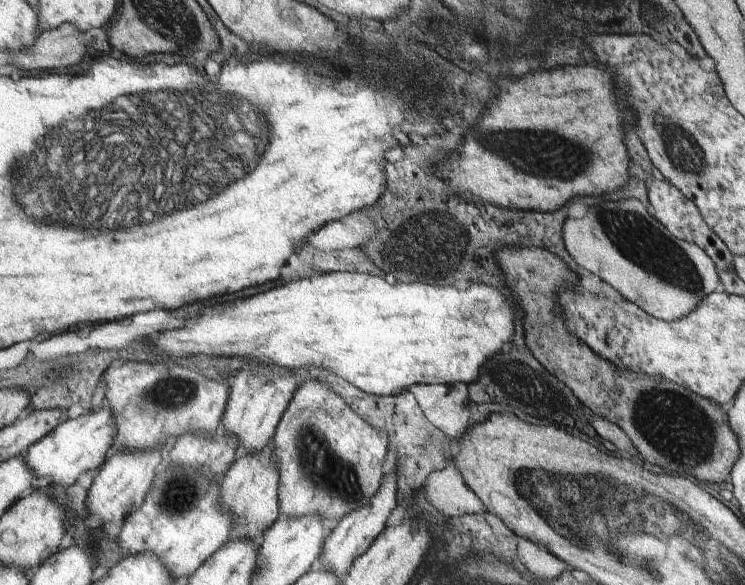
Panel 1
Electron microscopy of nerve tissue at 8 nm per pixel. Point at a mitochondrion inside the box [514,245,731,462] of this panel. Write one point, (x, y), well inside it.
(668, 415)

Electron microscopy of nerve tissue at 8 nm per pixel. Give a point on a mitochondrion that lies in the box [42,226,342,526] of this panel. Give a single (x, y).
(165, 396)

